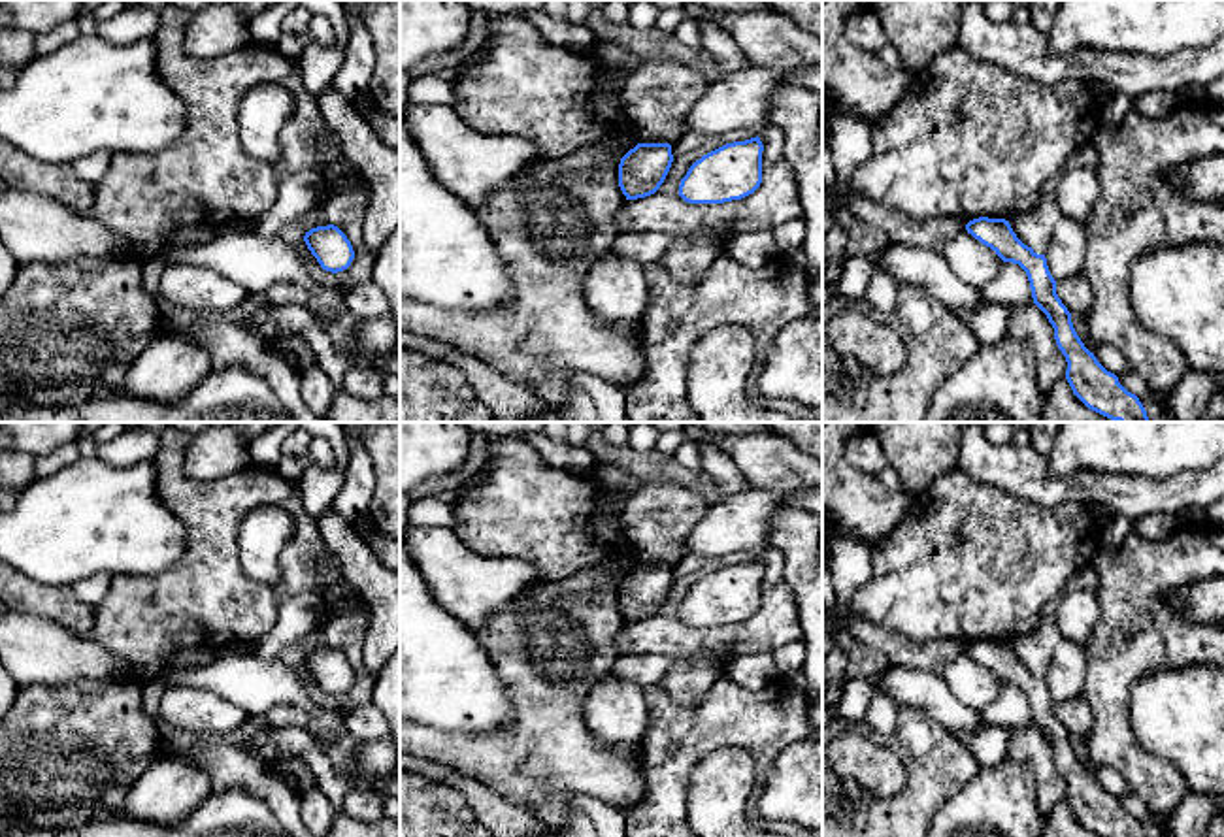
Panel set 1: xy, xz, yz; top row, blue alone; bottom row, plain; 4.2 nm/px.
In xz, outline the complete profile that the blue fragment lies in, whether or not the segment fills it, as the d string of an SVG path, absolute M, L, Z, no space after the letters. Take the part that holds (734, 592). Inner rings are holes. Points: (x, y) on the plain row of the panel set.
M760 560L726 566L696 583L681 601L688 626L724 626L753 616L762 605Z

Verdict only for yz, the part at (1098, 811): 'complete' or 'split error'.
complete

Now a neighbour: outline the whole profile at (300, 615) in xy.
M304 592L287 598L279 605L275 626L255 643L253 652L268 658L277 656L283 648L321 630L326 620L328 611L321 592Z

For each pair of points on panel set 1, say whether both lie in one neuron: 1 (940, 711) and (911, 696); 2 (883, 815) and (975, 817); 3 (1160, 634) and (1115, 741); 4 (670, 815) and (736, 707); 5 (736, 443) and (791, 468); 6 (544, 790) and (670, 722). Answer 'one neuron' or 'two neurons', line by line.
1: one neuron
2: two neurons
3: one neuron
4: one neuron
5: one neuron
6: two neurons

